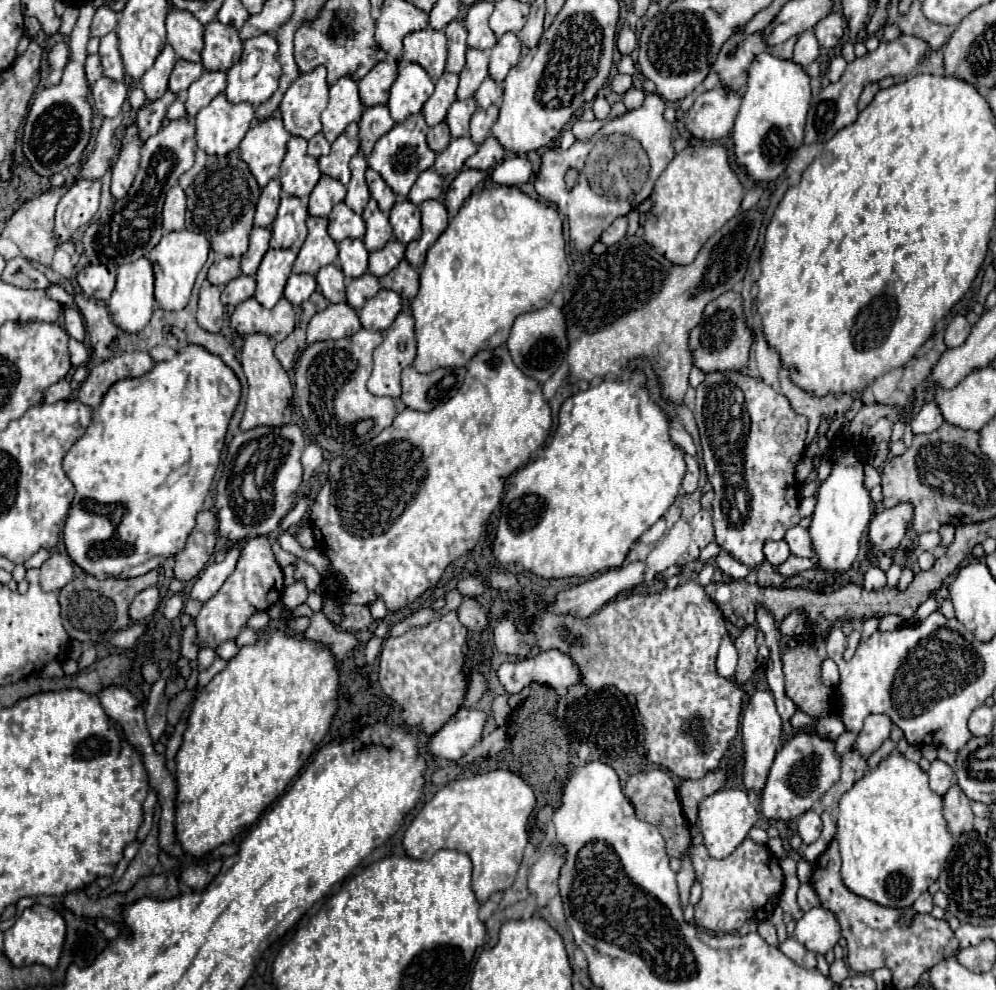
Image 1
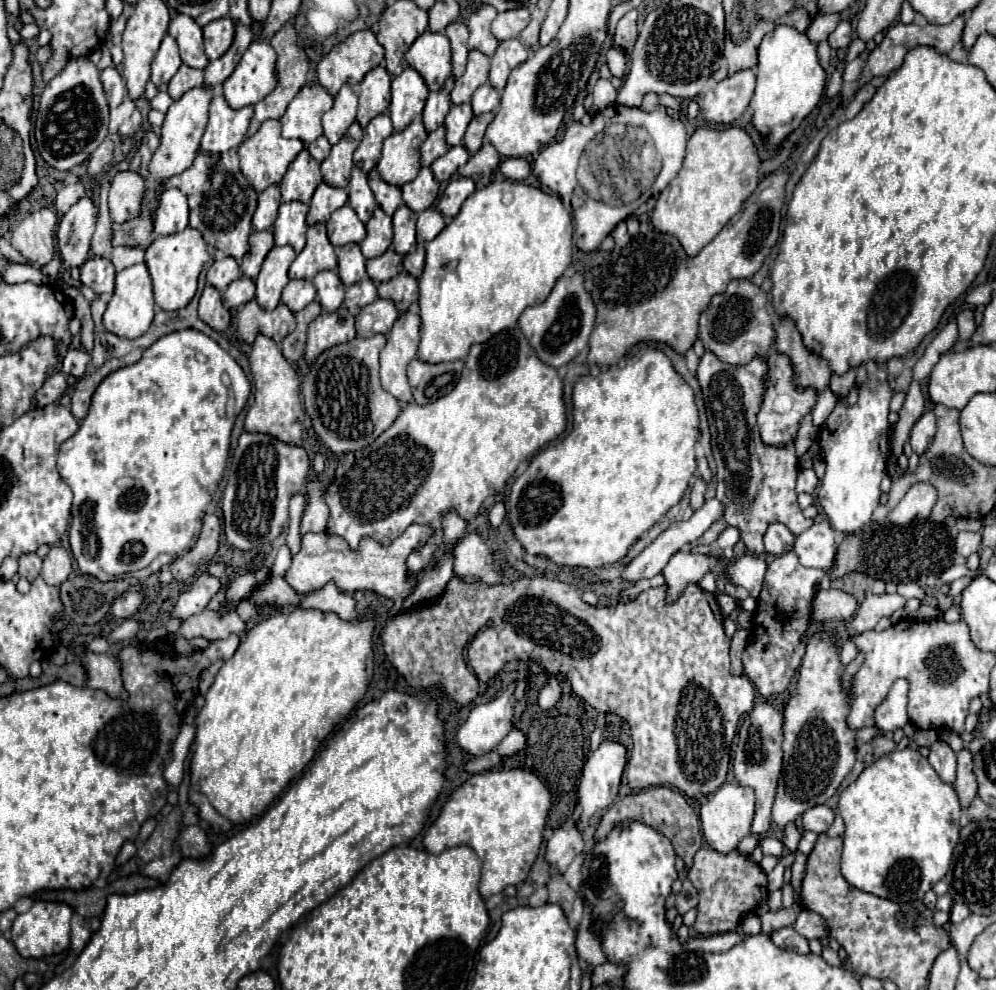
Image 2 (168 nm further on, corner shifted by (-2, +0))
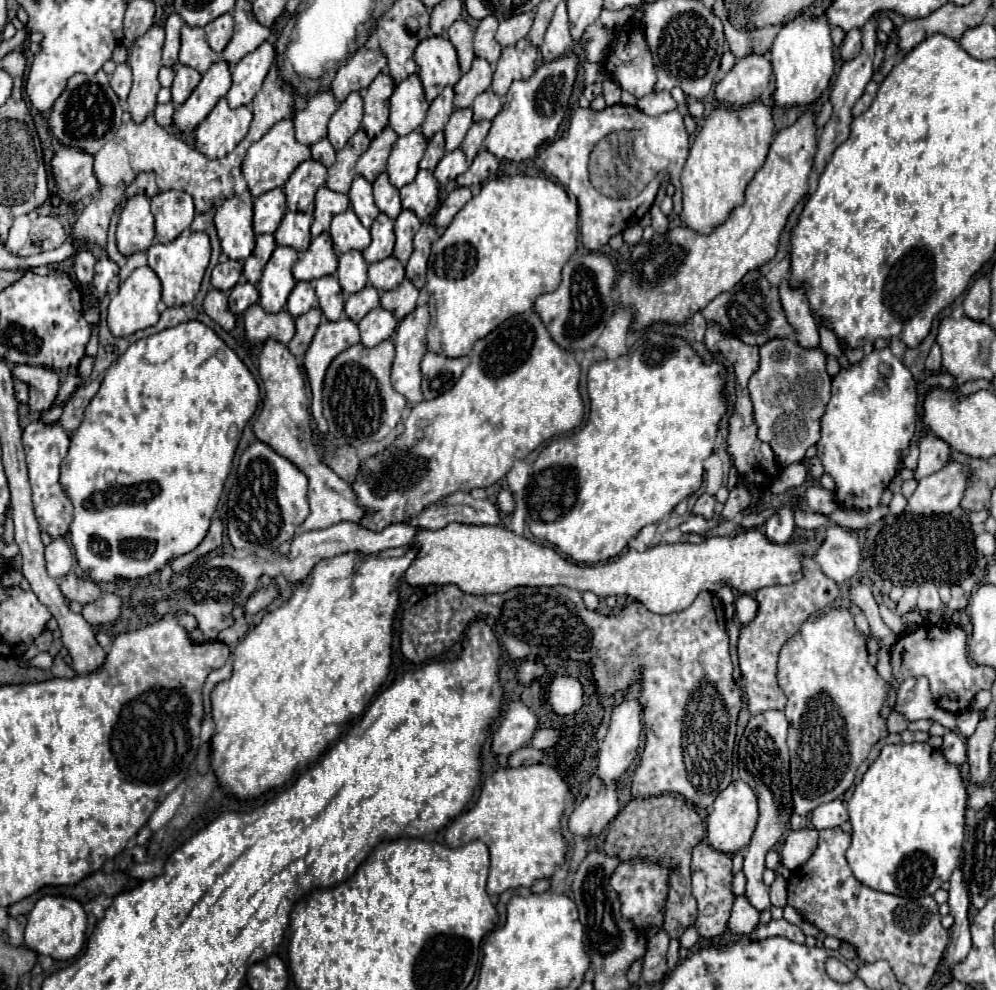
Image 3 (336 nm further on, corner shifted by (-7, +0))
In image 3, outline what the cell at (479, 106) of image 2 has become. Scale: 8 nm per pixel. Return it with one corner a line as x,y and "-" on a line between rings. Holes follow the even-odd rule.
485,90
473,102
473,120
493,120
501,112
501,98
493,90

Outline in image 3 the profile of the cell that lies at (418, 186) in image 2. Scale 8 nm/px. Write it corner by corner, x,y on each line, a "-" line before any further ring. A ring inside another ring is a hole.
419,170
417,178
401,188
401,204
421,220
429,218
439,204
439,182
431,170

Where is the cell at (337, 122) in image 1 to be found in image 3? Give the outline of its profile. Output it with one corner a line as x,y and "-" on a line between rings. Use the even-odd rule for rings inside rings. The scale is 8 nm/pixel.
351,92
337,108
329,120
329,142
335,150
341,150
347,140
361,128
363,118
363,98
359,92

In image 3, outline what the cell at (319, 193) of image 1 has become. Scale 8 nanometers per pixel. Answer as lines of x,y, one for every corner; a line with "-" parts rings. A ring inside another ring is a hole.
319,188
315,194
315,212
313,212
313,226
311,226
311,234
317,236
321,232
329,230
331,218
335,214
341,214
349,208
349,198
347,194
339,194
333,192
329,188

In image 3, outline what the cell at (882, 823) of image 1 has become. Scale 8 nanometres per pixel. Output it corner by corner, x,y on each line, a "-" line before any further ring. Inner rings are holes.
887,744
883,746
879,758
869,766
869,770
865,772
863,780
855,786
853,796
847,802
847,810
851,816
851,824
853,824
853,842
847,850
847,862
853,870
853,876
879,892
887,892
887,894
895,894
895,896
903,896
903,898
917,898
917,896
929,896
935,894
943,882
947,882
953,874
953,870
959,864
961,858
961,848
963,848
963,840
965,840
965,810
967,810
967,790
963,788
963,778
959,774
957,766
949,766
949,762
945,762
943,754
937,748
931,748
929,744

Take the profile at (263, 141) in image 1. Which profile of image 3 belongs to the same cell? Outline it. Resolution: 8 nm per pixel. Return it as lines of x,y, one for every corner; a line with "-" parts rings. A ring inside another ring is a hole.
279,120
277,124
273,124
273,128
261,140
251,144
241,168
243,168
243,174
245,174
245,180
247,180
251,194
257,198
257,196
261,196
273,188
281,188
289,180
291,172
303,160
309,160
309,158
311,158
309,146
299,144
293,136
293,122
291,120

